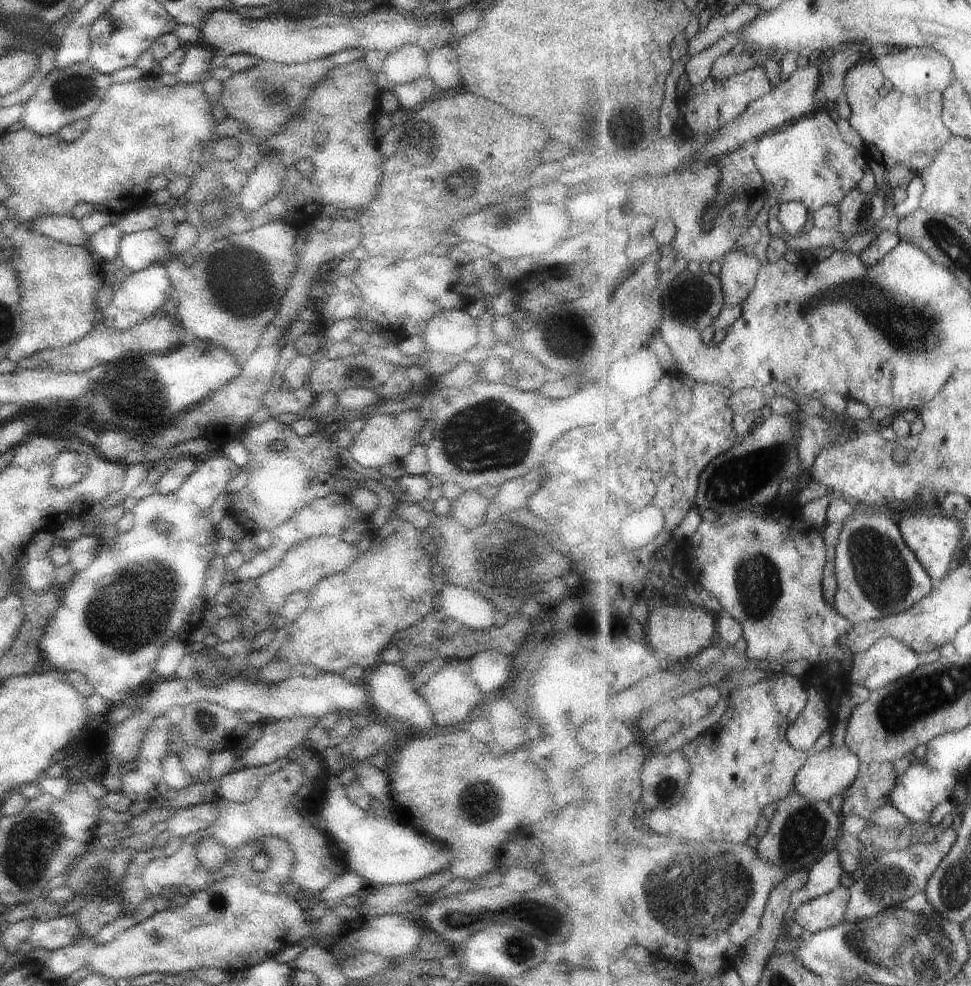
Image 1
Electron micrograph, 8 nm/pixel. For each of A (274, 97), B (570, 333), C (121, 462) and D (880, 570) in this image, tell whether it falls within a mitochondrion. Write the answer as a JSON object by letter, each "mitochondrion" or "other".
{"A":"mitochondrion","B":"mitochondrion","C":"other","D":"mitochondrion"}

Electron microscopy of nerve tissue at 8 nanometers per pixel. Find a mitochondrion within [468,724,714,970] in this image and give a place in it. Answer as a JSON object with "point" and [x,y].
{"point":[519,947]}

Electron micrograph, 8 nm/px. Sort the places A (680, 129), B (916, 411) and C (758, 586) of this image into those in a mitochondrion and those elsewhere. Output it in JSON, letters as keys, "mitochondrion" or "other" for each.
{"A":"other","B":"other","C":"mitochondrion"}

